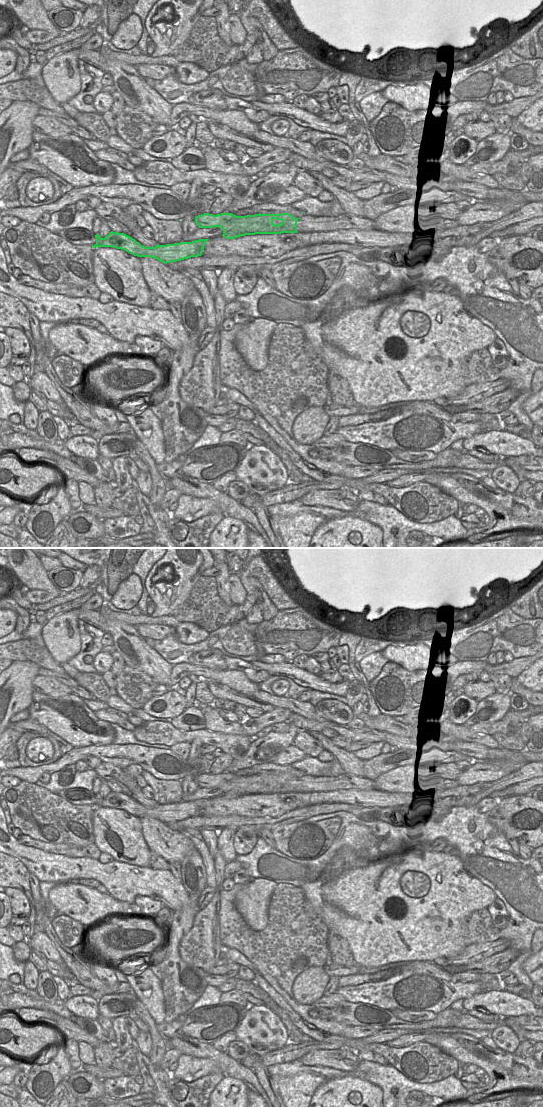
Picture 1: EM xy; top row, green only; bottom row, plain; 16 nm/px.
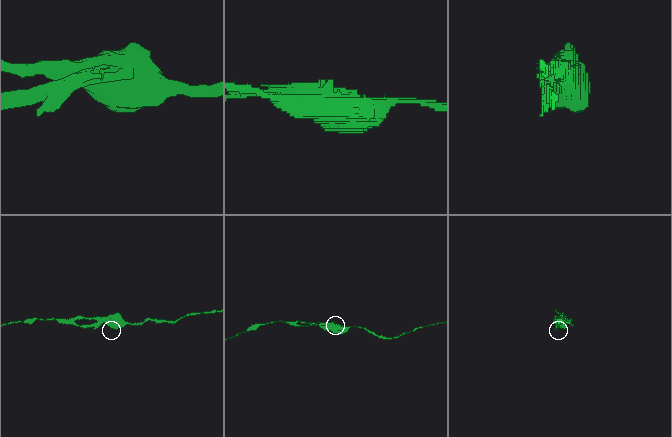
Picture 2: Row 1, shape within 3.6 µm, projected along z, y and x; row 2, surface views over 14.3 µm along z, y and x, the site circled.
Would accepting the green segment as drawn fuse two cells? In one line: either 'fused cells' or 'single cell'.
fused cells

